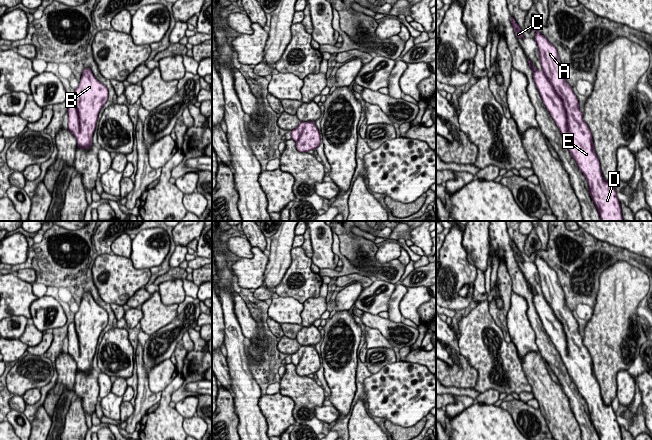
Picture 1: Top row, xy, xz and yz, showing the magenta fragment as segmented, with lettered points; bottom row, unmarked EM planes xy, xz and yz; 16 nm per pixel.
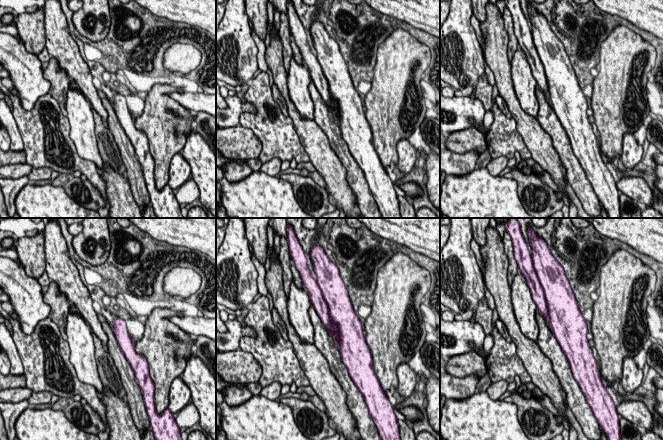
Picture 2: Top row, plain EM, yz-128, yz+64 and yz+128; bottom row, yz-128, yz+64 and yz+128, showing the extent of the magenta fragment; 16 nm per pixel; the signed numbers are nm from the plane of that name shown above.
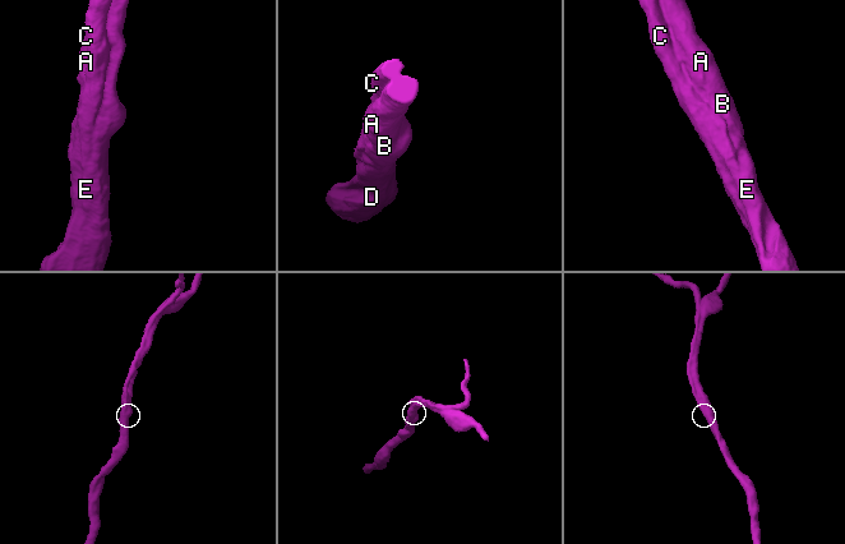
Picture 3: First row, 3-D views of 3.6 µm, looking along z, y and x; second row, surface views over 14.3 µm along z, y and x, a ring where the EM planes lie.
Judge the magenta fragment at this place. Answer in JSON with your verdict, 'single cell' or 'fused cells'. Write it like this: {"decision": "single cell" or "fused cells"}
{"decision": "single cell"}

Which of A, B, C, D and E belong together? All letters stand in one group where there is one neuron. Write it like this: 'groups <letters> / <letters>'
groups A B C D E

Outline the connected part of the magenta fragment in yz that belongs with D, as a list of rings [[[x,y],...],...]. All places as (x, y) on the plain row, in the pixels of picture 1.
[[[538,253],[535,256],[534,264],[538,271],[542,294],[539,295],[534,291],[529,283],[528,287],[533,295],[533,303],[542,325],[559,352],[570,378],[588,406],[590,420],[593,423],[599,440],[622,440],[621,428],[618,424],[617,416],[612,406],[606,405],[602,399],[600,386],[595,377],[591,355],[583,343],[583,337],[579,333],[576,319],[571,310],[566,306],[565,295],[559,284],[557,273]]]

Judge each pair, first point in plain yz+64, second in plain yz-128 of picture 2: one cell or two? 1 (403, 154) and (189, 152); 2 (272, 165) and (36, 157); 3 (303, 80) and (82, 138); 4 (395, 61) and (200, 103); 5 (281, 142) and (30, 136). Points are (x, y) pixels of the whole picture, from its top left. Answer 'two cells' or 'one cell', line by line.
1: two cells
2: two cells
3: one cell
4: two cells
5: one cell

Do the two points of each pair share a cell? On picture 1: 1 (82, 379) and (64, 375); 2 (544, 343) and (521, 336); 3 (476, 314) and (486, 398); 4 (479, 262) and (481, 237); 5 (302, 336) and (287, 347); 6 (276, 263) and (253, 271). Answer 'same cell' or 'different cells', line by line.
1: different cells
2: different cells
3: different cells
4: same cell
5: different cells
6: different cells

